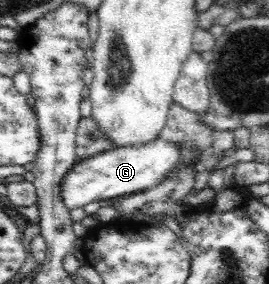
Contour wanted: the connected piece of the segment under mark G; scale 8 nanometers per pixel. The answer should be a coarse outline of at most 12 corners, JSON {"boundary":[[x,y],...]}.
{"boundary":[[161,137],[75,163],[69,211],[144,192],[181,160]]}

